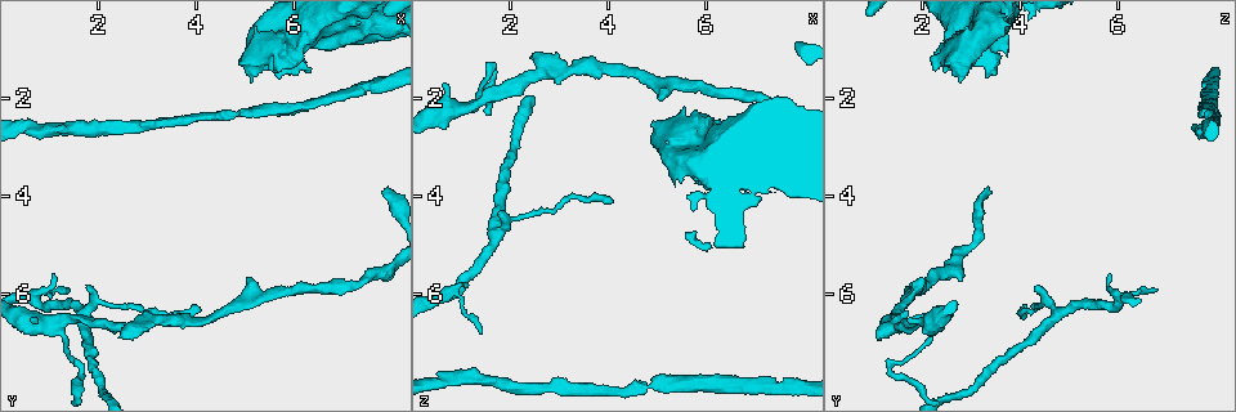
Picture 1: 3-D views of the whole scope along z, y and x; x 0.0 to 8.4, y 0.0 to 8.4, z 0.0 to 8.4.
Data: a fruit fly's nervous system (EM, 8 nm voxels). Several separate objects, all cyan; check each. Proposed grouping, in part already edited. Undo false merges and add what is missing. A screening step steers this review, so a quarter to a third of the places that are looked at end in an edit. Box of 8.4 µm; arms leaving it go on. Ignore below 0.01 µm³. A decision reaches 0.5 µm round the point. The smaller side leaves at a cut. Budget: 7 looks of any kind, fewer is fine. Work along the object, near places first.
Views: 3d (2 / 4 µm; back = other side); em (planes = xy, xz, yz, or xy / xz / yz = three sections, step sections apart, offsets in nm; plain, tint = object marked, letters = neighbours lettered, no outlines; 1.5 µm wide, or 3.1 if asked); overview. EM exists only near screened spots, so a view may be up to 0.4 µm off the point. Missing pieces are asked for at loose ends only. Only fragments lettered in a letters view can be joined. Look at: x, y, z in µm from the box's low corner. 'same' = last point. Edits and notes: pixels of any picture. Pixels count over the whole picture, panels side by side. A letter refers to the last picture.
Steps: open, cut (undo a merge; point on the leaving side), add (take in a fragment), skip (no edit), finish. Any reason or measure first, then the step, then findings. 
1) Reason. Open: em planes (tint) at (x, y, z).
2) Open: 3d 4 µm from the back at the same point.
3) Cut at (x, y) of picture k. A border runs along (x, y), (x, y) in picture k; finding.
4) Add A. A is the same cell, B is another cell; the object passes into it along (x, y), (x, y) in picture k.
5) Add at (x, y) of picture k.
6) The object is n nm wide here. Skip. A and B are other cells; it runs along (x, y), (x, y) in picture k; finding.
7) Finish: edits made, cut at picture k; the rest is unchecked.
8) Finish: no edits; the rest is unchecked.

Branch stops here. Open: 3d 2 µm at (2.45, 6.85, 1.20).

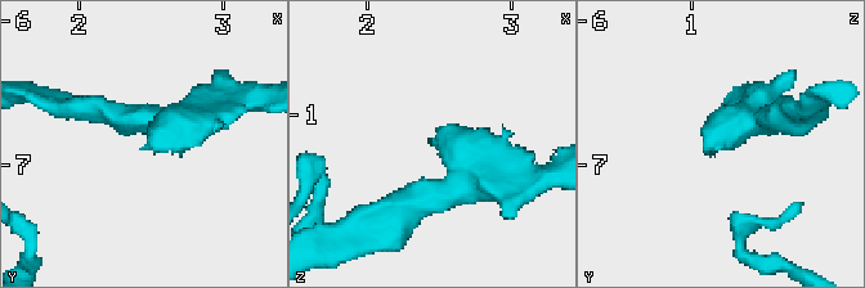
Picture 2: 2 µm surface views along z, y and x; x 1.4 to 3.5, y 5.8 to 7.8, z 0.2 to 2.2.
The arms are 190, 200 nm wide; now the EM. Open: em planes (letters) at (2.42, 6.88, 1.18).

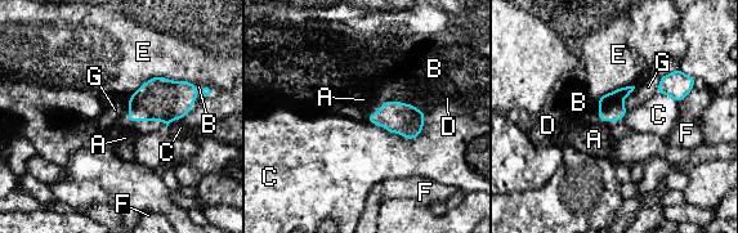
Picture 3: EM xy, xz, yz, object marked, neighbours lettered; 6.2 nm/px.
The object is 160 nm wide here; the longest contact is with E, 420 nm. Add B. B is the same cell, A, C, D, E, F and G are other cells; the neuron continues.

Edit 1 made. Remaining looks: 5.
Tapers out. Open: 3d 2 µm at (4.10, 6.35, 4.10).

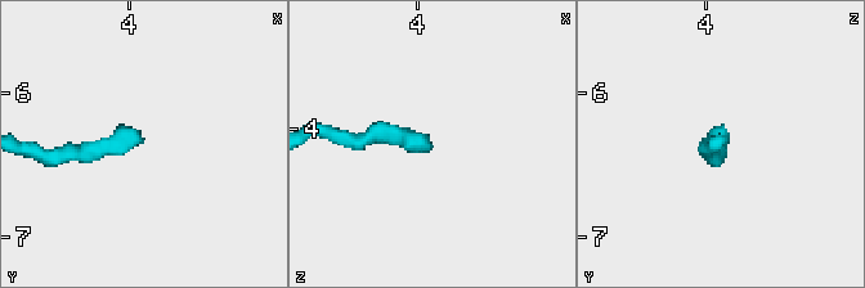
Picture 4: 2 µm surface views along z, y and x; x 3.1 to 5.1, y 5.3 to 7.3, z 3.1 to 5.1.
Now the EM. Open: em planes (tint) at (4.12, 6.30, 4.12).

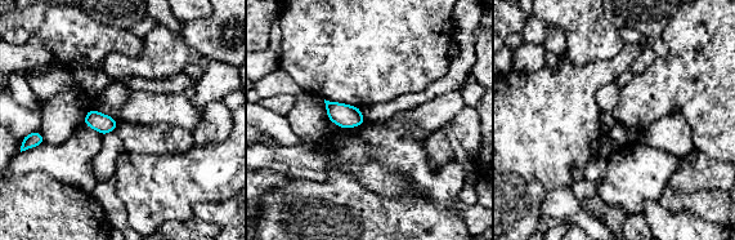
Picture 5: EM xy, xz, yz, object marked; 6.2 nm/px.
Open: em planes (letters) at the same point.

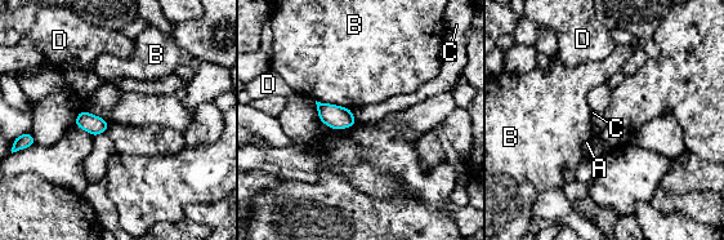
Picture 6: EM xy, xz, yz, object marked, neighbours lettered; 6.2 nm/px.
Skip. A, B, C and D are other cells; a border runs along (351, 110), (357, 121) in picture 6; no lettered fragment goes on from it.

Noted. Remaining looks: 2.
Finish: edits made, add at picture 3; the rest is unchecked.

